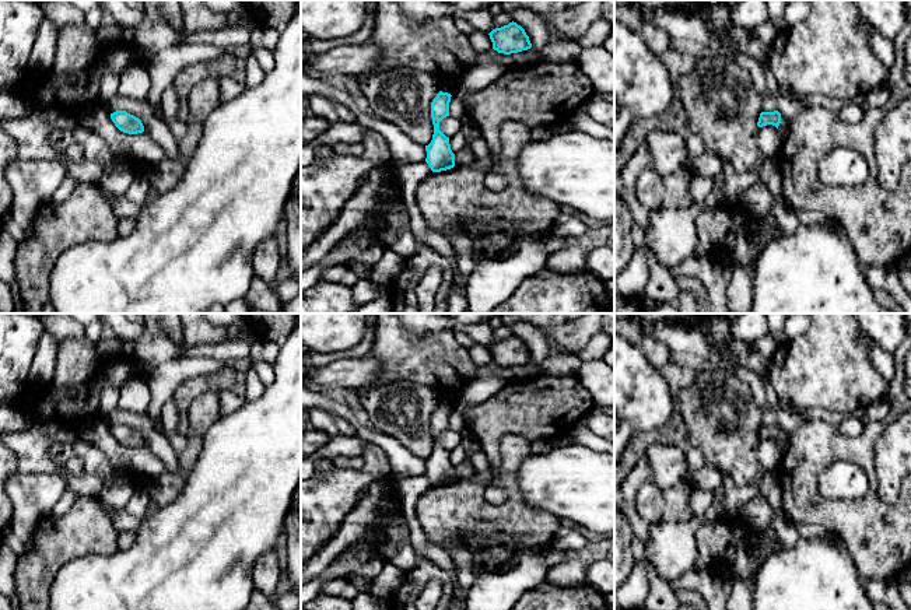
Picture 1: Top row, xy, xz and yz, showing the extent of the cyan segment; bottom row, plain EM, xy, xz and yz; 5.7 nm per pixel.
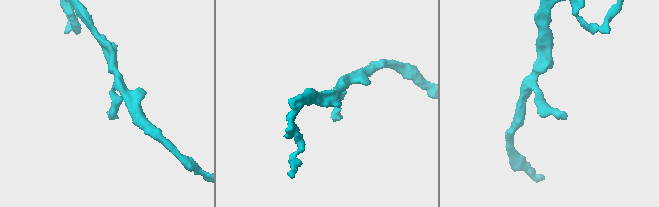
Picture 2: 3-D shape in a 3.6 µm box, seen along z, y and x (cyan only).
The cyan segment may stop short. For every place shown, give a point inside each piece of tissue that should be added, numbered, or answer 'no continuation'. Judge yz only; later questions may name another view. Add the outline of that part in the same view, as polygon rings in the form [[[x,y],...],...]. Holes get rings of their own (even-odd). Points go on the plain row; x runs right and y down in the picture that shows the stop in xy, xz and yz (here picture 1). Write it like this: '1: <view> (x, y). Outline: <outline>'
no continuation

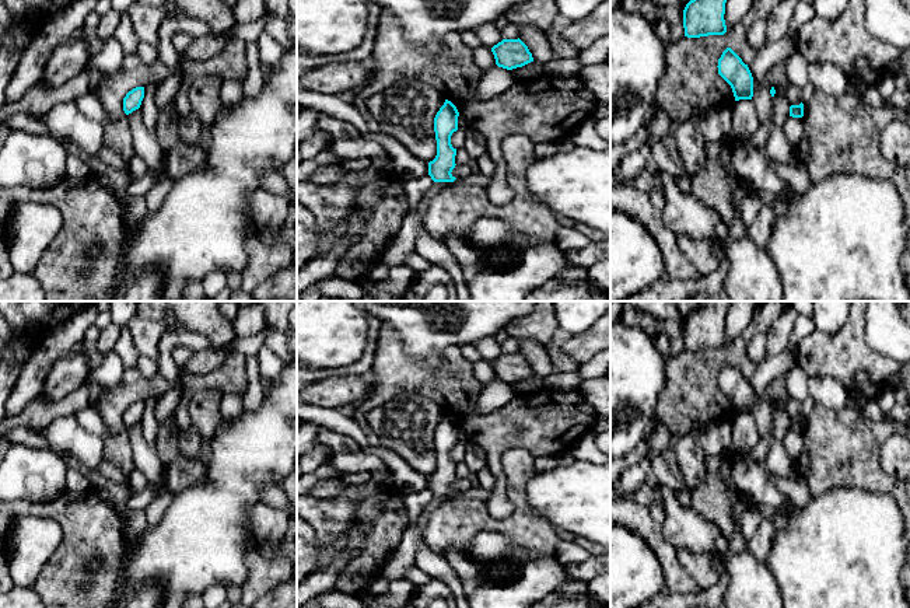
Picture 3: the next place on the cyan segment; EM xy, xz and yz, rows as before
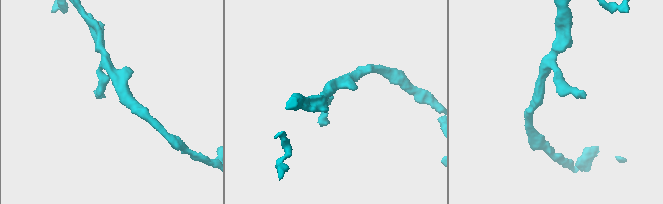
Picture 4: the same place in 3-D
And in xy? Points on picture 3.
no continuation

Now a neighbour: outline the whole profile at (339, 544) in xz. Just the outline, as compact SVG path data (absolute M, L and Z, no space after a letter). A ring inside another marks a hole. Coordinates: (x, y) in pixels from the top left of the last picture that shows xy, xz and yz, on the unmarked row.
M344 532L342 535L339 535L333 544L326 548L321 556L319 556L319 562L318 562L318 569L326 569L339 555L343 553L347 542L349 542L349 532Z

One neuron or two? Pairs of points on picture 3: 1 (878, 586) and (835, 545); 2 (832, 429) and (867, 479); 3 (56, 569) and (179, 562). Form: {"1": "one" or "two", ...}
{"1": "one", "2": "one", "3": "two"}

